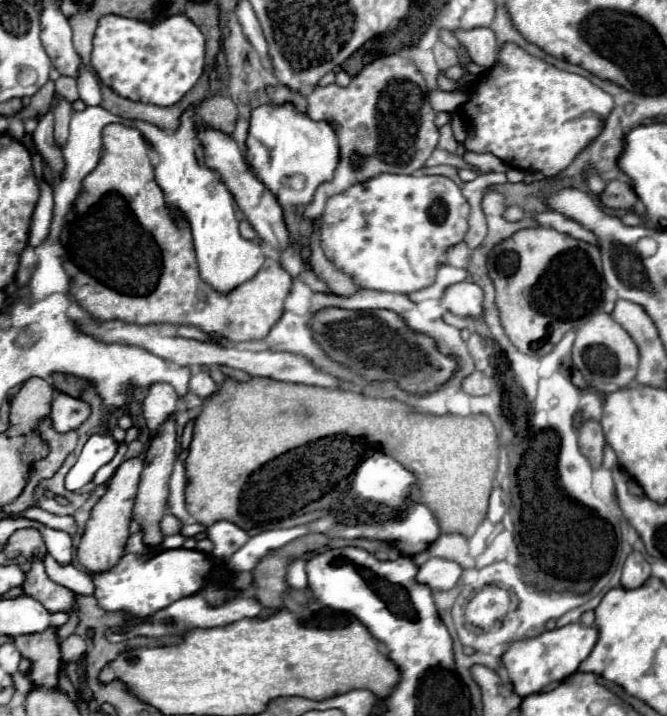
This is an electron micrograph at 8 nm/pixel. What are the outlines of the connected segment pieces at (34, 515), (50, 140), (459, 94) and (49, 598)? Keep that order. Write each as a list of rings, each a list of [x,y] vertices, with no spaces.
[[[29,508],[23,512],[25,518],[31,518],[31,520],[37,520],[49,528],[55,528],[55,530],[63,530],[67,534],[73,534],[75,532],[75,520],[73,516],[55,516],[55,514],[49,514],[41,508]]]
[[[47,112],[47,116],[43,116],[39,120],[39,126],[33,134],[33,140],[35,140],[35,148],[39,150],[39,154],[47,162],[47,166],[53,170],[55,180],[59,180],[63,176],[63,170],[65,170],[65,160],[63,160],[61,146],[57,146],[55,138],[53,138],[53,116],[51,116],[51,112]]]
[[[461,90],[454,92],[435,91],[429,94],[429,101],[436,112],[452,113],[462,106],[468,98],[468,94]]]
[[[39,560],[31,562],[31,570],[25,574],[23,590],[25,594],[39,600],[51,612],[59,612],[59,610],[69,612],[75,600],[75,594],[71,590],[49,580],[49,576],[45,574],[45,566]]]

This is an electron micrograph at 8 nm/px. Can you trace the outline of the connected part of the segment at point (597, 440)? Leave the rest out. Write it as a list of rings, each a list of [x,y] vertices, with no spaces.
[[[587,420],[579,426],[579,450],[581,454],[591,462],[593,468],[601,466],[603,450],[605,450],[605,438],[601,432],[601,426],[595,420]]]

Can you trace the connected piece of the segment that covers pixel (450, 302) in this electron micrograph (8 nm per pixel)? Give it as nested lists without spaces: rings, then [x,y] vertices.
[[[459,282],[459,284],[453,284],[445,290],[441,304],[457,316],[481,318],[485,312],[483,298],[485,298],[485,294],[477,284]]]

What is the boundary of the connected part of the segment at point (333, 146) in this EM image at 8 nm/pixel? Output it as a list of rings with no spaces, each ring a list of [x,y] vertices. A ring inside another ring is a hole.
[[[291,104],[259,106],[251,114],[247,138],[247,156],[253,172],[267,184],[279,204],[307,206],[313,202],[315,190],[333,180],[339,164],[337,134],[327,122],[315,122],[307,114],[297,112]]]

